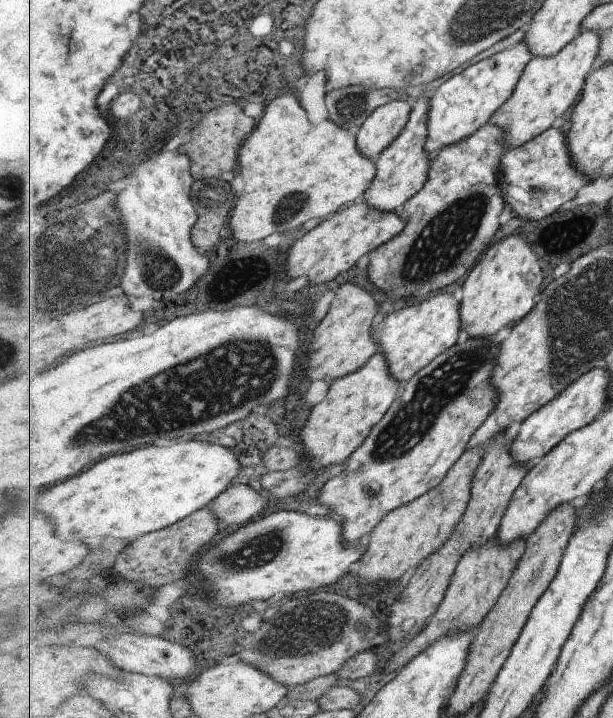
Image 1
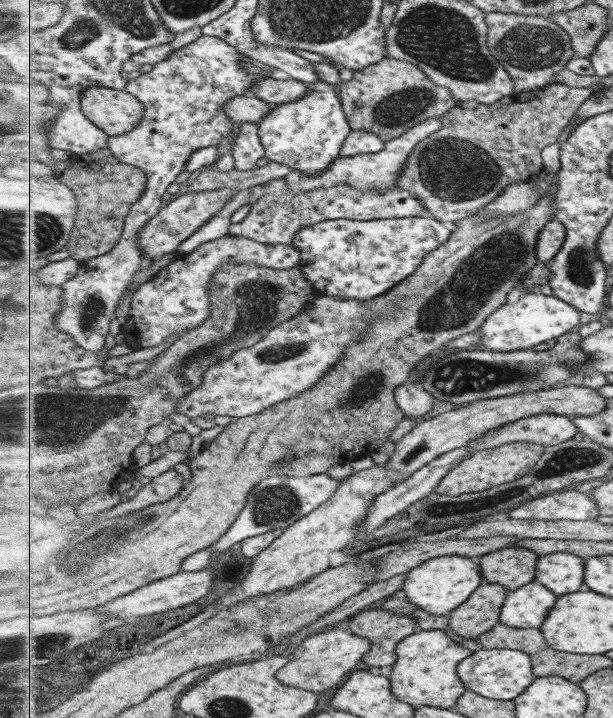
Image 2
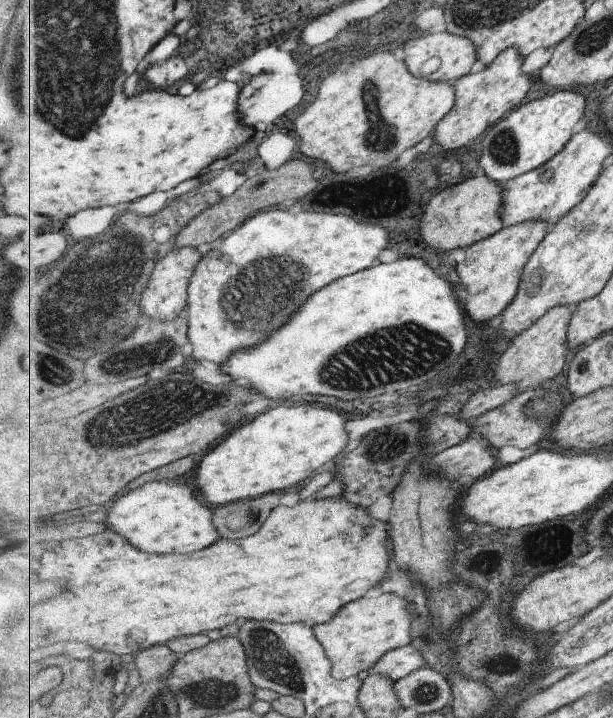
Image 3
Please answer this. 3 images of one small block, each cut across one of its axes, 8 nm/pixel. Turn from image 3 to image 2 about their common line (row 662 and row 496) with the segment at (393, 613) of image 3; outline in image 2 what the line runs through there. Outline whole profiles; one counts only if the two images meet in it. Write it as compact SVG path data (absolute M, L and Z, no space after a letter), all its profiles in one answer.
M386 463L382 467L373 466L345 478L325 504L298 520L293 526L284 529L279 538L253 558L251 570L231 595L235 596L238 602L247 601L253 597L292 589L329 570L329 556L337 550L349 552L350 545L357 541L360 528L369 519L374 500L401 480L402 474L388 468Z

